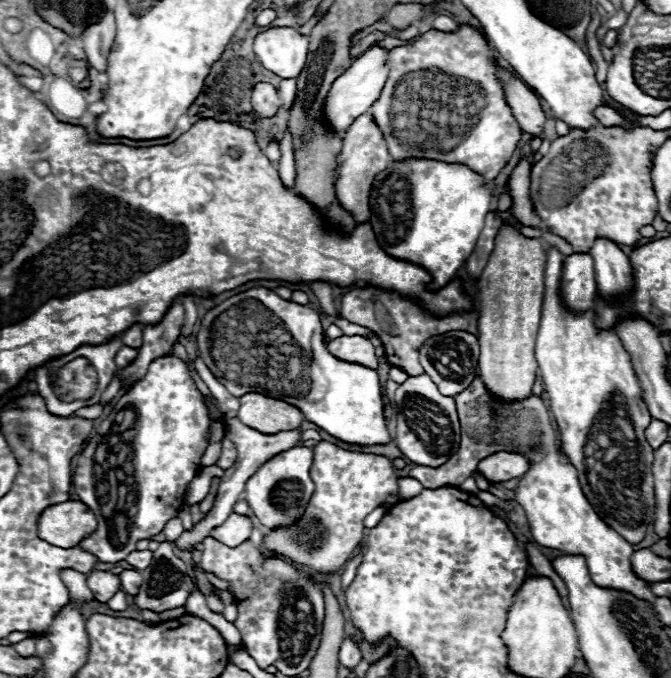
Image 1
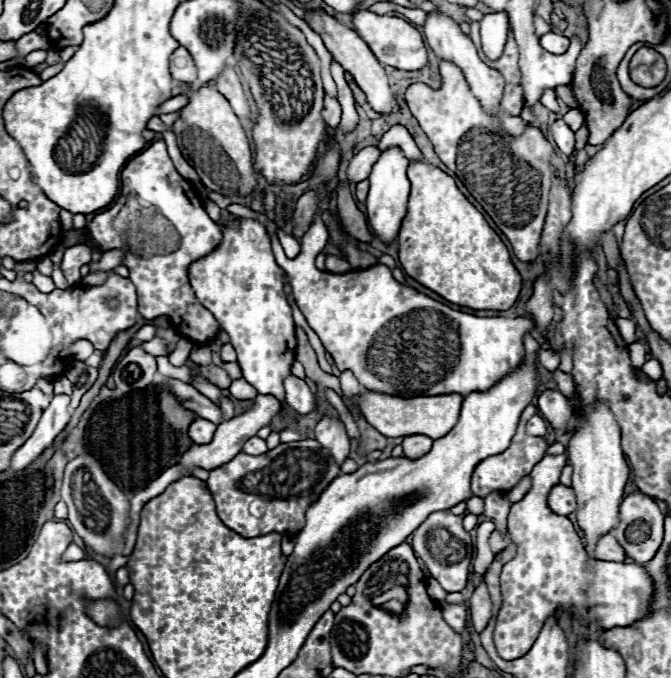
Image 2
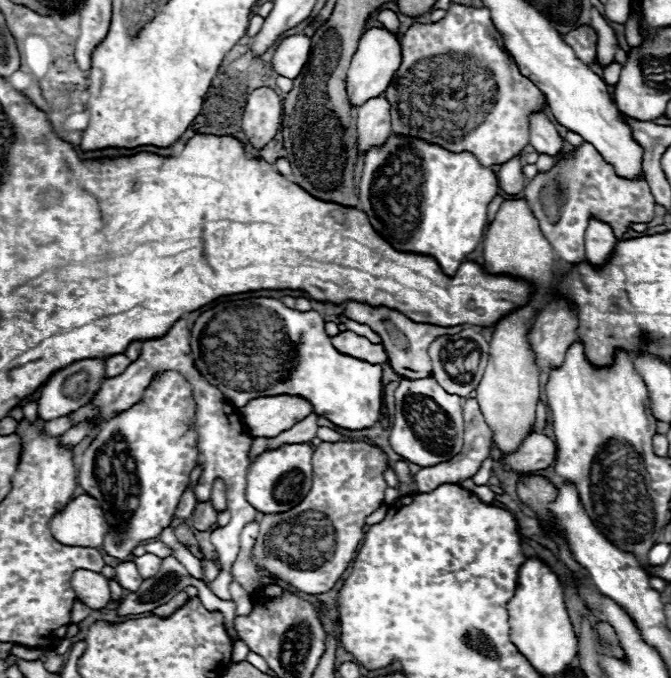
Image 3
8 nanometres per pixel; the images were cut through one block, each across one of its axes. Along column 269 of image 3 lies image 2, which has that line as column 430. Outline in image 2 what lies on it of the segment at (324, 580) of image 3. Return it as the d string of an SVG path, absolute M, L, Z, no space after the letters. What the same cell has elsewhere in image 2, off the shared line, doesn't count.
M446 510L442 512L432 512L414 532L412 540L414 554L424 560L428 566L432 578L440 582L440 586L446 592L460 592L466 582L468 582L468 566L472 558L472 538L470 534L462 528L462 518L456 514L450 514Z

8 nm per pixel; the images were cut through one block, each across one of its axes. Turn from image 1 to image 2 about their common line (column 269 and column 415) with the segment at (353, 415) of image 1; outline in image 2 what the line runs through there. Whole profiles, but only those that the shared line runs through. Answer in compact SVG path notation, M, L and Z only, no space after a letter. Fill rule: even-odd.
M318 214L310 230L302 236L302 250L296 258L290 260L284 256L277 235L271 239L272 251L278 266L284 268L284 272L290 278L292 294L296 298L298 308L306 316L308 326L318 334L326 352L334 358L338 370L340 372L350 370L364 388L402 396L402 398L440 396L440 394L468 396L470 392L490 390L514 368L526 362L524 336L534 330L534 320L530 316L486 318L486 316L456 312L428 298L426 294L420 294L418 290L394 280L390 268L384 264L376 264L368 270L352 270L346 274L322 272L314 266L314 256L318 256L326 246L328 238L328 229ZM384 314L394 314L394 318L384 322Z

